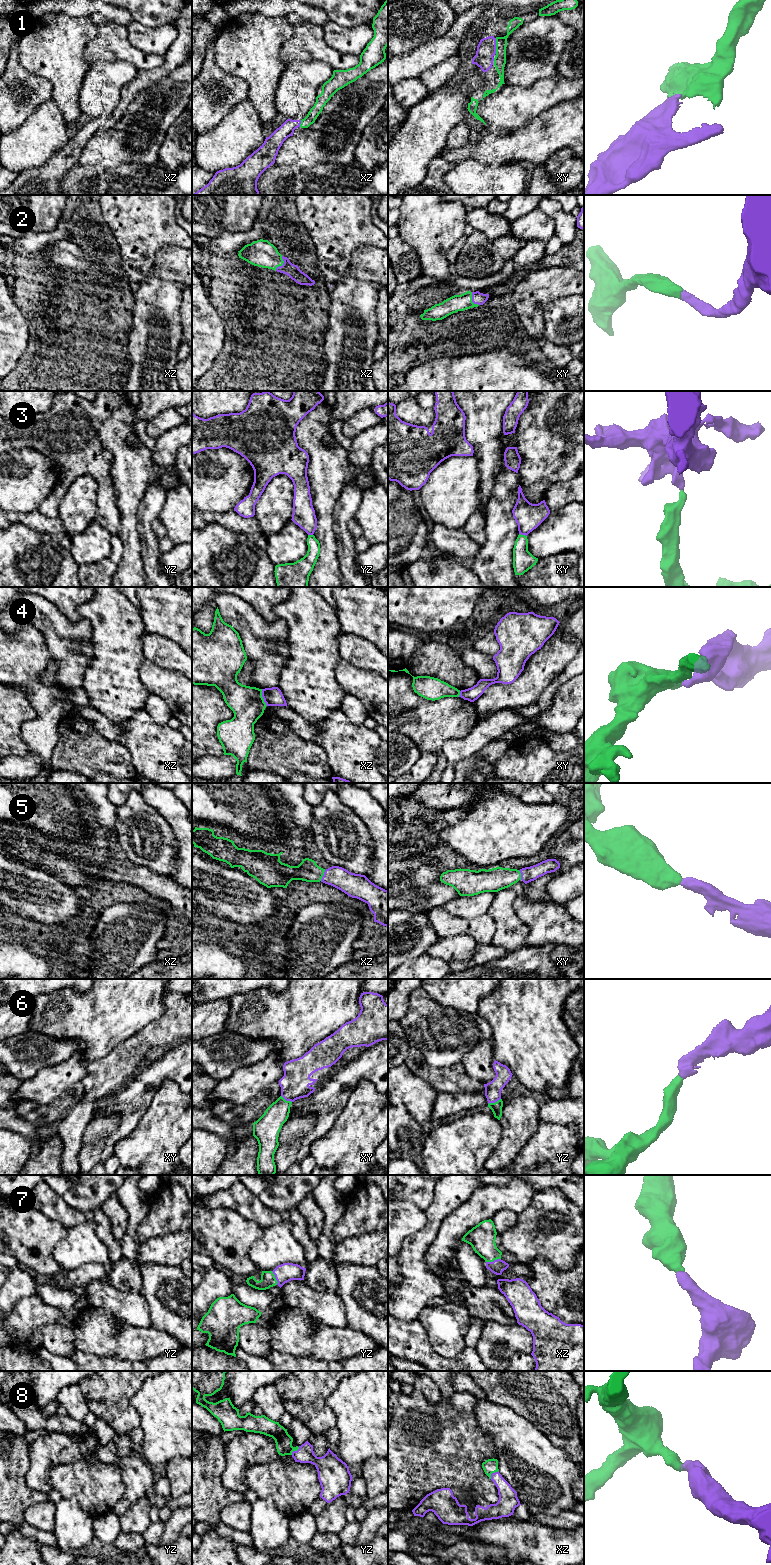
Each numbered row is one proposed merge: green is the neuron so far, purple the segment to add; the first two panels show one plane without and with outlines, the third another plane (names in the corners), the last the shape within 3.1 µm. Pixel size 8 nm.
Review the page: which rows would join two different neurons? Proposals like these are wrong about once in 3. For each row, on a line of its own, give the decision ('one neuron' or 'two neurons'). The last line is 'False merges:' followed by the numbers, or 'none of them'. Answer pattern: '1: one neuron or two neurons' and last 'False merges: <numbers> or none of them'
1: one neuron
2: one neuron
3: two neurons
4: two neurons
5: one neuron
6: one neuron
7: one neuron
8: one neuron
False merges: 3, 4

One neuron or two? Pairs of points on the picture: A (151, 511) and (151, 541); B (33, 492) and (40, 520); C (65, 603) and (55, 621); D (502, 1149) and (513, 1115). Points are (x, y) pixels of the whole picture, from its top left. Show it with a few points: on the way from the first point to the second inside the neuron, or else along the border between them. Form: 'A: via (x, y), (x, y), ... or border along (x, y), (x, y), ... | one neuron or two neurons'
A: via (146, 518), (146, 534) | one neuron
B: border along (37, 509), (31, 512), (14, 513) | two neurons
C: border along (43, 597), (70, 621), (77, 622), (82, 619) | two neurons
D: via (510, 1141), (513, 1138), (513, 1123) | one neuron

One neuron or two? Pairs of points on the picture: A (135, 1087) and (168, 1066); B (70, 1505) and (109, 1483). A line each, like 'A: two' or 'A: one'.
A: one
B: two

